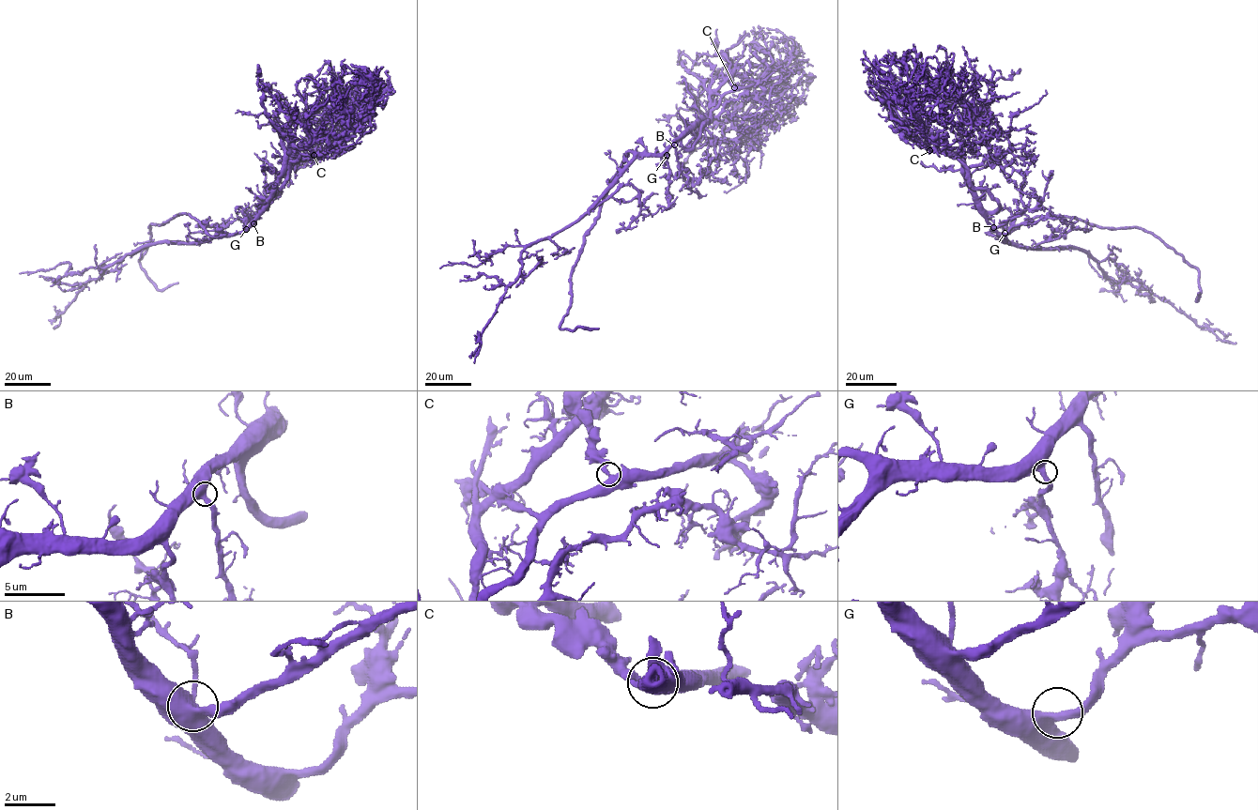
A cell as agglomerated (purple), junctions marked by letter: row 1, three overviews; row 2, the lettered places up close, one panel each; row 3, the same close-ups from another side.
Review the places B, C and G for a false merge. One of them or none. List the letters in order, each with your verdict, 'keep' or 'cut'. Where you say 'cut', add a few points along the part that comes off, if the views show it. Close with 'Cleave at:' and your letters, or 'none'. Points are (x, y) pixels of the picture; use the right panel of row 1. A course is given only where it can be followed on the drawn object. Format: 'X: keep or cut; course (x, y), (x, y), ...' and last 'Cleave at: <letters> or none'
B: keep
C: keep
G: keep
Cleave at: none

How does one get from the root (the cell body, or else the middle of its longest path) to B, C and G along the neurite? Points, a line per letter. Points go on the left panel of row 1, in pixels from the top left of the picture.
B: (230, 236), (241, 233), (253, 223)
C: (230, 236), (241, 233), (272, 201), (284, 184), (291, 161), (301, 155), (314, 155)
G: (230, 236), (246, 229)

